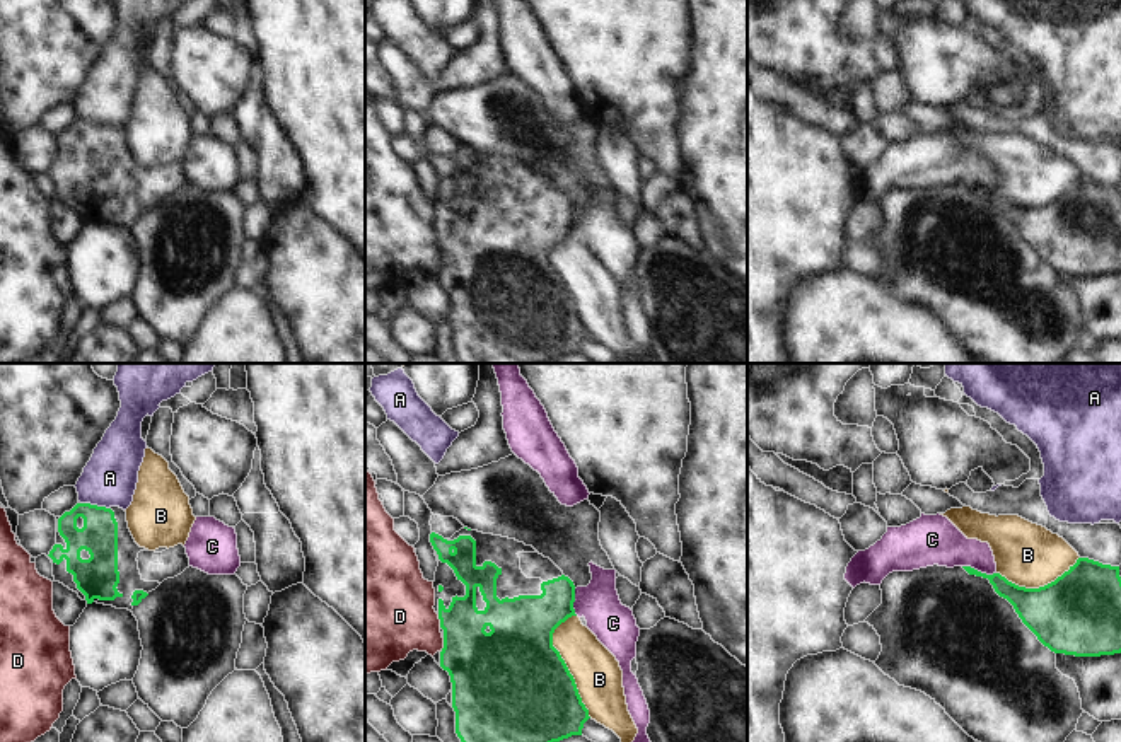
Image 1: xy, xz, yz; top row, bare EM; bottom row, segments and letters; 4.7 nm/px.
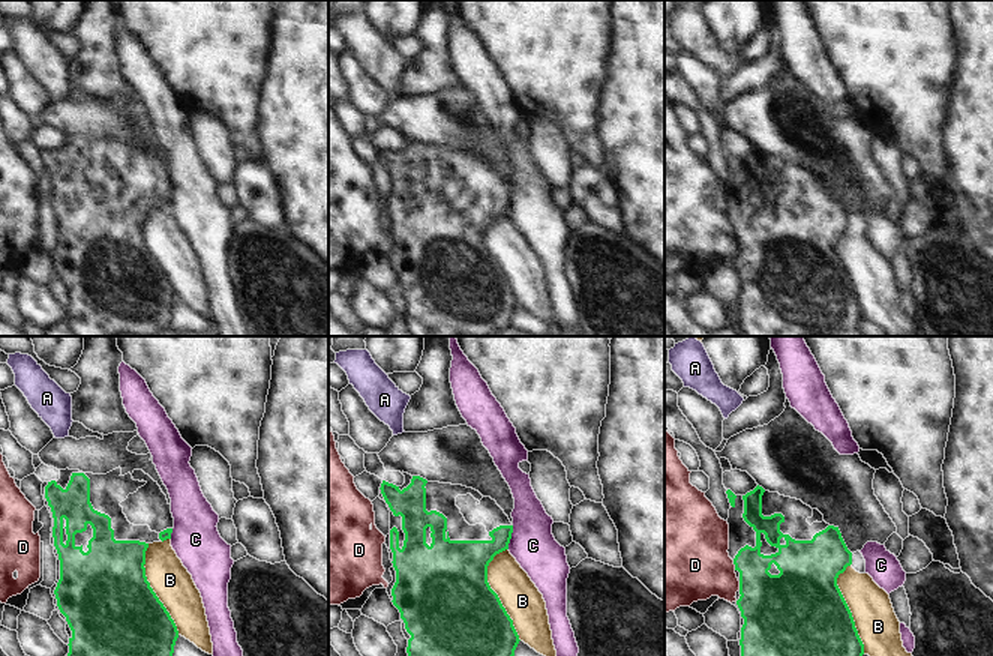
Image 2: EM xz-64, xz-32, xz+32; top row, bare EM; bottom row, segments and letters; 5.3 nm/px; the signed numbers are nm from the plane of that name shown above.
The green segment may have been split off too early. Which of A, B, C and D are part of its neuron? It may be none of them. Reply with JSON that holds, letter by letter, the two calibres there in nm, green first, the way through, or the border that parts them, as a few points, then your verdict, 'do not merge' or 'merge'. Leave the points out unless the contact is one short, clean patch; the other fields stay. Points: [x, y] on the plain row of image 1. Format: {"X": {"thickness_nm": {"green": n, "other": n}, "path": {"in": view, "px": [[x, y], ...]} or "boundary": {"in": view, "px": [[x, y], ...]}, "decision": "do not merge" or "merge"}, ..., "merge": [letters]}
{"A": {"thickness_nm": {"green": 180, "other": 260}, "decision": "do not merge"}, "B": {"thickness_nm": {"green": 500, "other": 220}, "decision": "do not merge"}, "C": {"thickness_nm": {"green": 120, "other": 220}, "boundary": {"in": "yz", "px": [[963, 183], [995, 191]]}, "decision": "do not merge"}, "D": {"thickness_nm": {"green": 360, "other": 320}, "decision": "do not merge"}, "merge": []}

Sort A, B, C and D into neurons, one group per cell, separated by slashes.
A / B / C / D

